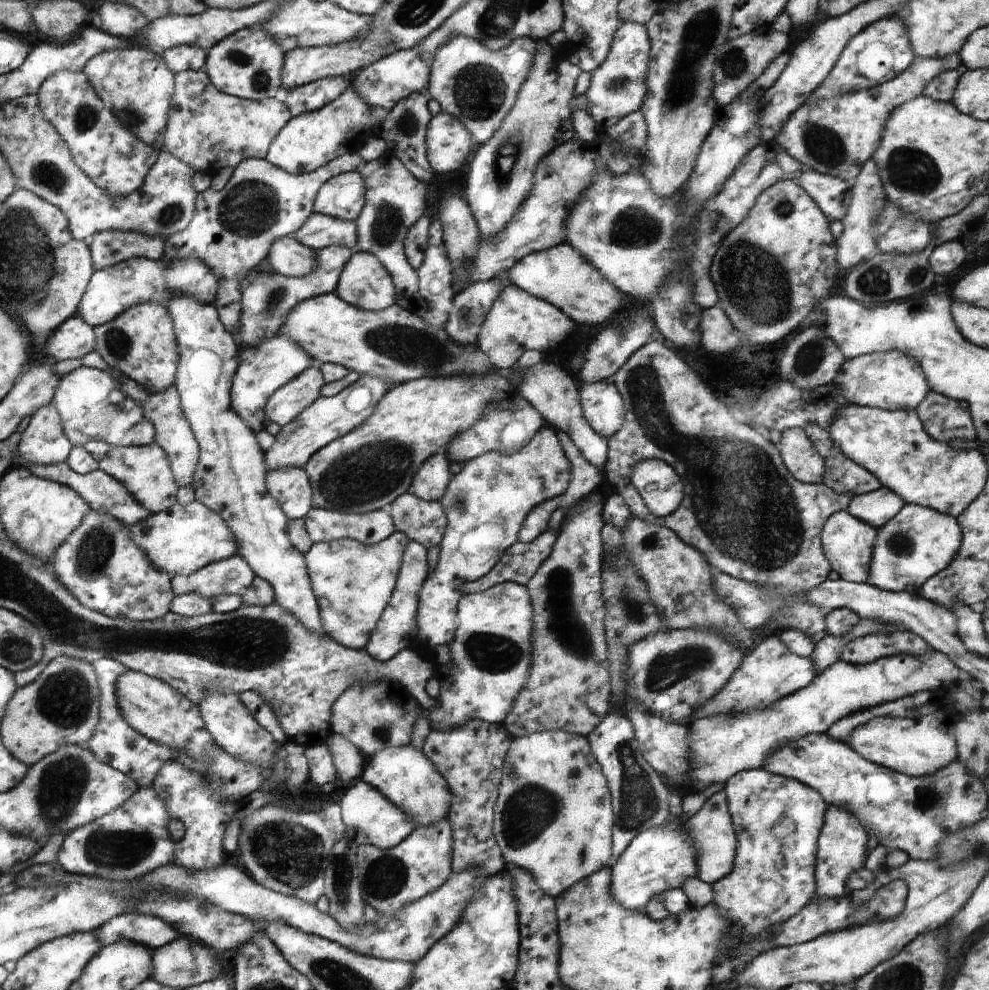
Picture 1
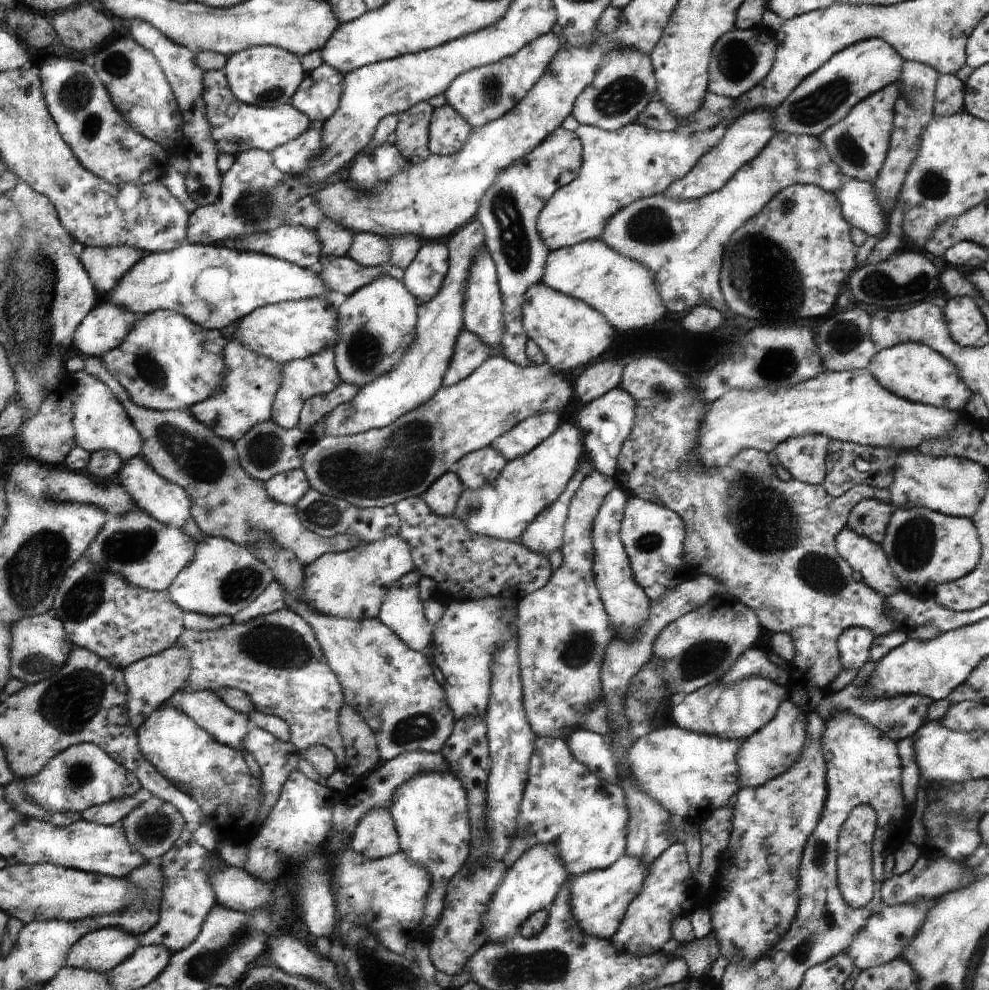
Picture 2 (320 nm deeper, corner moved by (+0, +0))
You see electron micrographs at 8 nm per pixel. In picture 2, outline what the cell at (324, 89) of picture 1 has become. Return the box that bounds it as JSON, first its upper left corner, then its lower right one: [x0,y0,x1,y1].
[292,64,345,124]

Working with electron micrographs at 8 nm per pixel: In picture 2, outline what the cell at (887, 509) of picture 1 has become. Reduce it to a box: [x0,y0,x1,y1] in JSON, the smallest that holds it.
[848,499,895,543]

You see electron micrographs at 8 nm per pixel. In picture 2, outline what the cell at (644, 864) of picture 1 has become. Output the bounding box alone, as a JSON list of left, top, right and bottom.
[569,854,648,940]

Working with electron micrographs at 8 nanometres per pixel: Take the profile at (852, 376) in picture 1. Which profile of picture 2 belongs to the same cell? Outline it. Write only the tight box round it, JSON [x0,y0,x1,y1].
[867,341,973,412]

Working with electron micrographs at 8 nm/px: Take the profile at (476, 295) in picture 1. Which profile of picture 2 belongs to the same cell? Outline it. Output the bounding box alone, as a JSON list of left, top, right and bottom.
[444,331,492,386]

